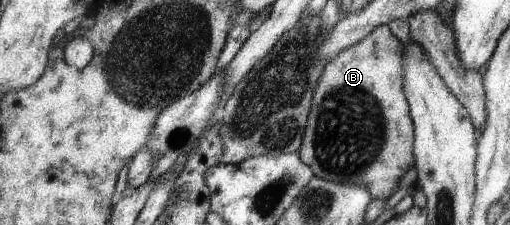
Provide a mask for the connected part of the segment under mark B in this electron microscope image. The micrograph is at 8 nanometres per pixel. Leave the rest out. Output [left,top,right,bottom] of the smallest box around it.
[297,25,417,200]

